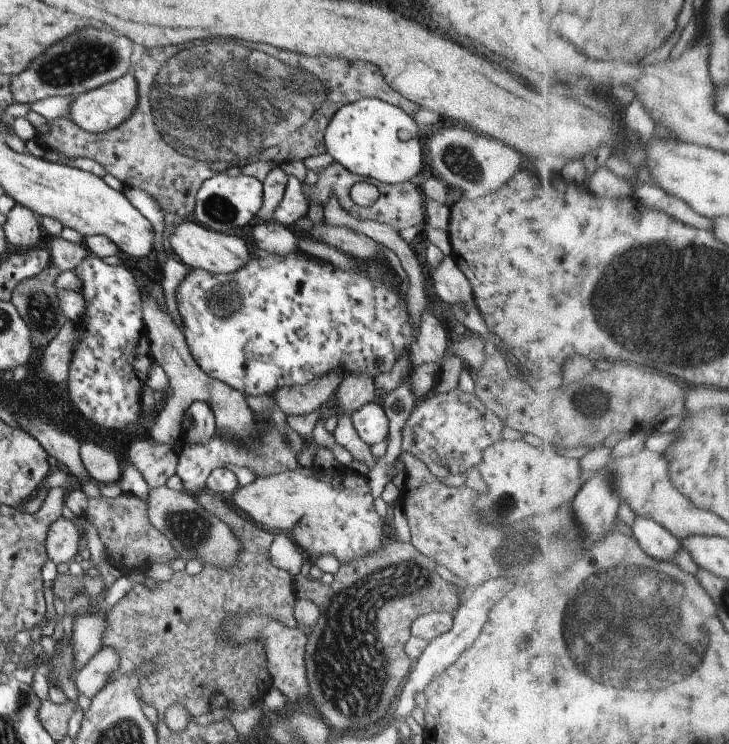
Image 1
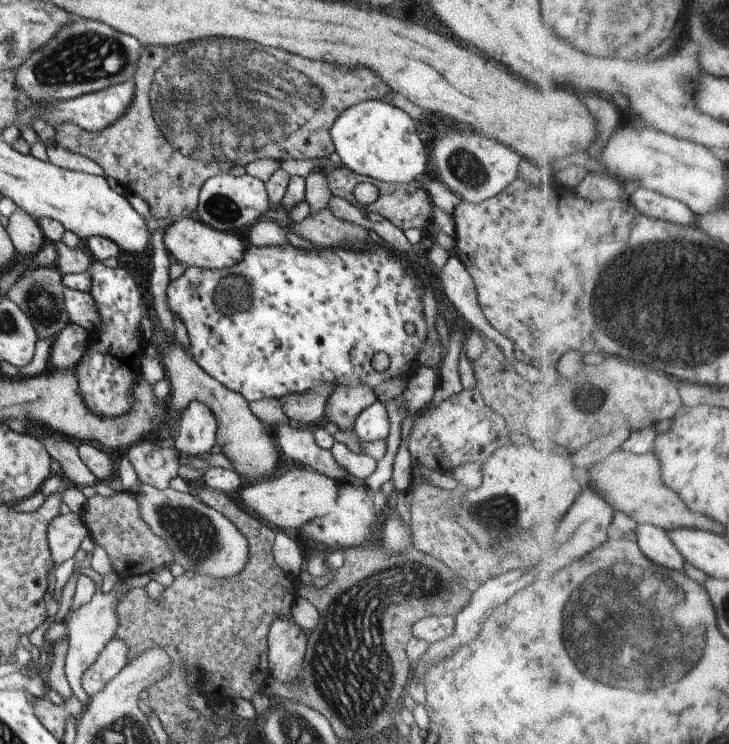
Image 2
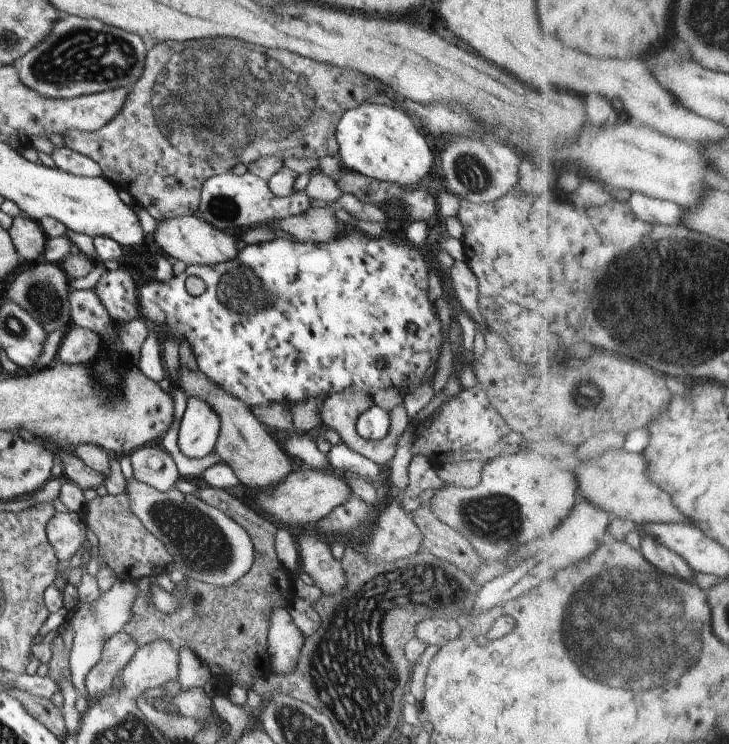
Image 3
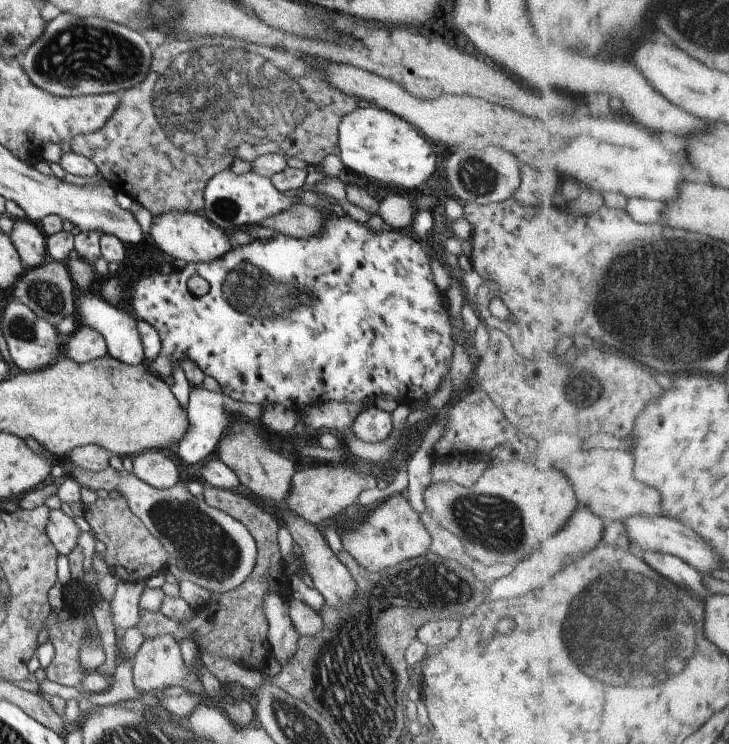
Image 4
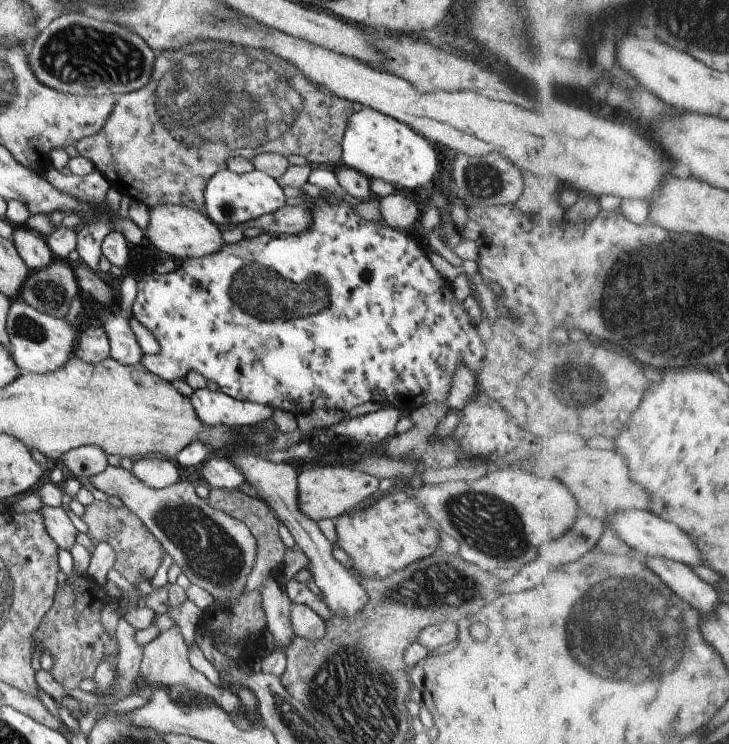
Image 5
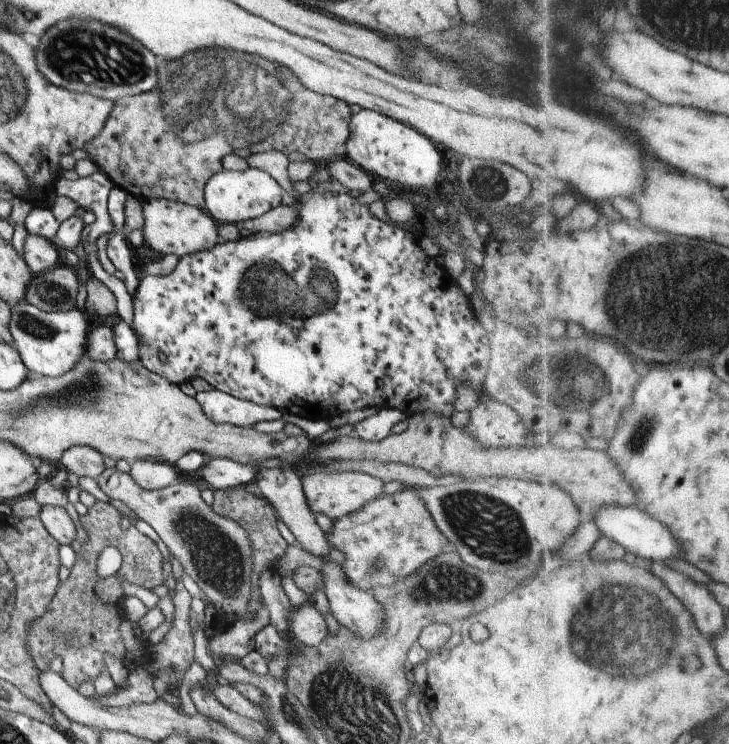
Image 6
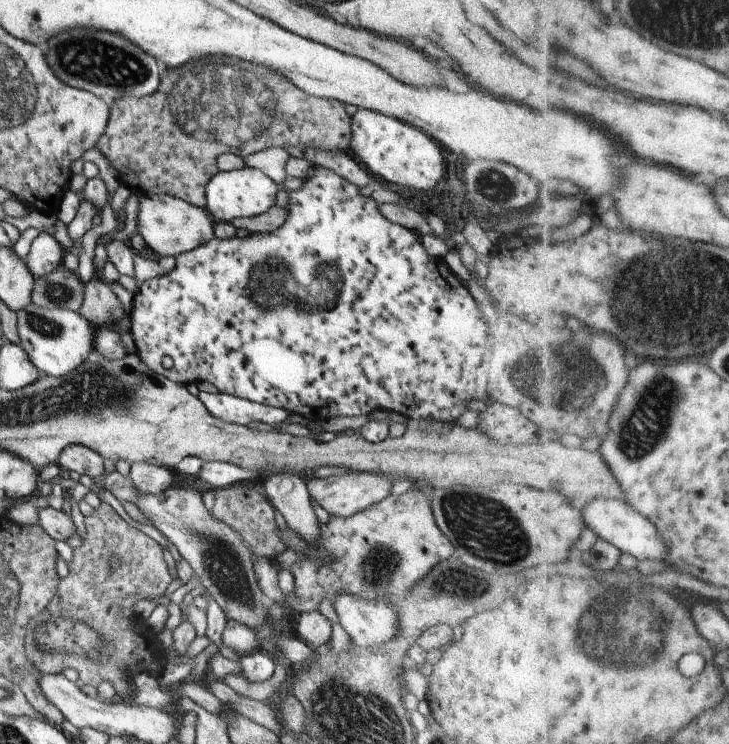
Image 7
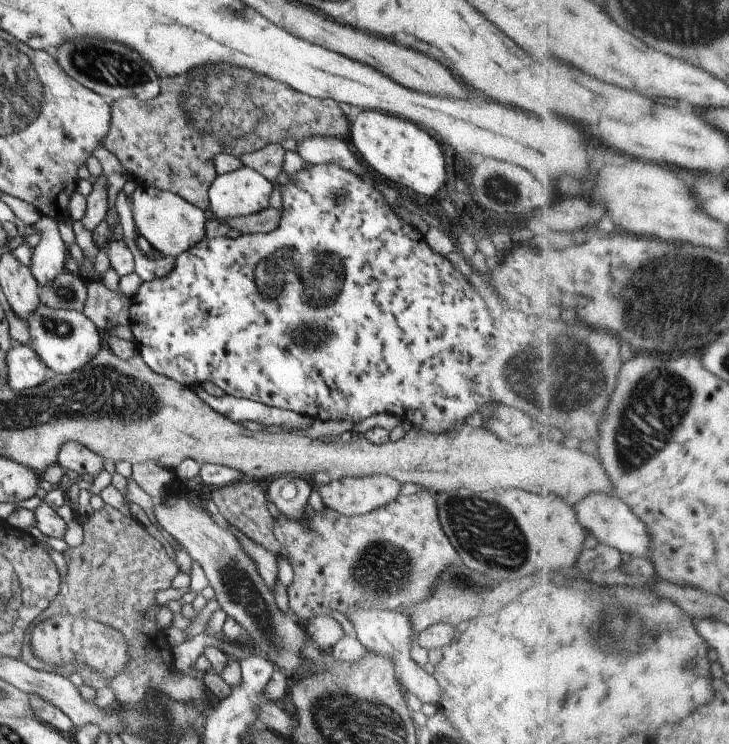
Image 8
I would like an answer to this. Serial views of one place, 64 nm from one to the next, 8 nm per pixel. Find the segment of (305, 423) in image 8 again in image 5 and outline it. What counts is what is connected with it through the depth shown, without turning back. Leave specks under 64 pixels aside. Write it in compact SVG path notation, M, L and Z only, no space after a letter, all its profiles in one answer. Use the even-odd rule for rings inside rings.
M193 390L189 398L198 420L208 426L247 429L254 424L269 420L274 414L271 406L238 400L222 391Z

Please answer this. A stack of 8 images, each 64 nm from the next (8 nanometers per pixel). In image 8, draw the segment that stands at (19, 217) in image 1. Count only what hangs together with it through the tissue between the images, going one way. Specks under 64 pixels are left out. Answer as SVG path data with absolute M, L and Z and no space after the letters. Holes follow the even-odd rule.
M41 215L30 230L42 234L38 246L31 250L32 264L29 268L40 286L50 286L56 276L67 271L67 248L60 238L57 221L53 218Z

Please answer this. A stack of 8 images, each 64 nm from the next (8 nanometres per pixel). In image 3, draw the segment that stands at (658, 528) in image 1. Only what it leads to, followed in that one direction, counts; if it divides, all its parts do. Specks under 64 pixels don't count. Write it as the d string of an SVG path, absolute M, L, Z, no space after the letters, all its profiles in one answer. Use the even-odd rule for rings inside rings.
M642 536L642 549L646 558L653 562L655 567L670 576L678 576L686 582L696 582L692 565L680 554L676 554L672 548L660 544L660 540L654 540L652 536Z

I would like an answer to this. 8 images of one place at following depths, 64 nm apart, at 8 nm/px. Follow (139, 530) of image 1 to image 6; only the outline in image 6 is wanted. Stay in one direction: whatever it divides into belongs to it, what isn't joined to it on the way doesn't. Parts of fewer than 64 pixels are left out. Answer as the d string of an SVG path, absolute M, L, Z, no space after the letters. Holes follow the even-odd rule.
M96 501L94 506L88 507L86 515L80 515L80 522L87 532L89 541L82 544L82 550L76 554L76 562L70 569L69 577L60 581L48 610L39 618L46 622L34 624L30 628L28 647L31 655L34 658L37 654L45 657L44 662L48 662L50 656L62 658L62 678L74 690L79 690L80 684L84 682L94 684L103 677L102 672L108 671L104 654L109 652L117 655L124 649L119 628L122 620L125 619L124 602L127 596L121 586L121 579L125 581L129 579L146 587L163 584L161 580L156 579L163 574L162 553L150 537L136 529L132 524L136 522L134 519L128 517L128 520L130 525L123 530L120 511L109 502L103 501ZM106 546L115 546L122 550L123 563L117 572L118 576L106 578L99 576L96 572L99 554ZM54 620L78 620L78 634L74 634L68 626L60 626ZM62 636L68 636L68 638L62 638ZM62 640L68 640L66 644L70 646L62 646Z

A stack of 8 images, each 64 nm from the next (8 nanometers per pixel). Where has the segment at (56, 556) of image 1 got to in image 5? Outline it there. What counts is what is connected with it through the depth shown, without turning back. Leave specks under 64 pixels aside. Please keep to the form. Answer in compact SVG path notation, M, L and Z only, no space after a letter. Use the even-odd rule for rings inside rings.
M43 505L39 511L44 519L44 524L52 540L59 549L70 550L76 543L78 531L63 507Z

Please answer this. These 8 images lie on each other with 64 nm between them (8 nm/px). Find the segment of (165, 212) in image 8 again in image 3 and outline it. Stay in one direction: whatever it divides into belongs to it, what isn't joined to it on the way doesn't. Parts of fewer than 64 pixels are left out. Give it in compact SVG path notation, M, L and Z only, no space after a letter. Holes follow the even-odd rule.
M198 214L158 221L158 228L154 232L154 240L172 261L180 260L186 266L214 266L222 262L228 262L228 260L234 260L242 247L234 239L231 232L218 230Z

